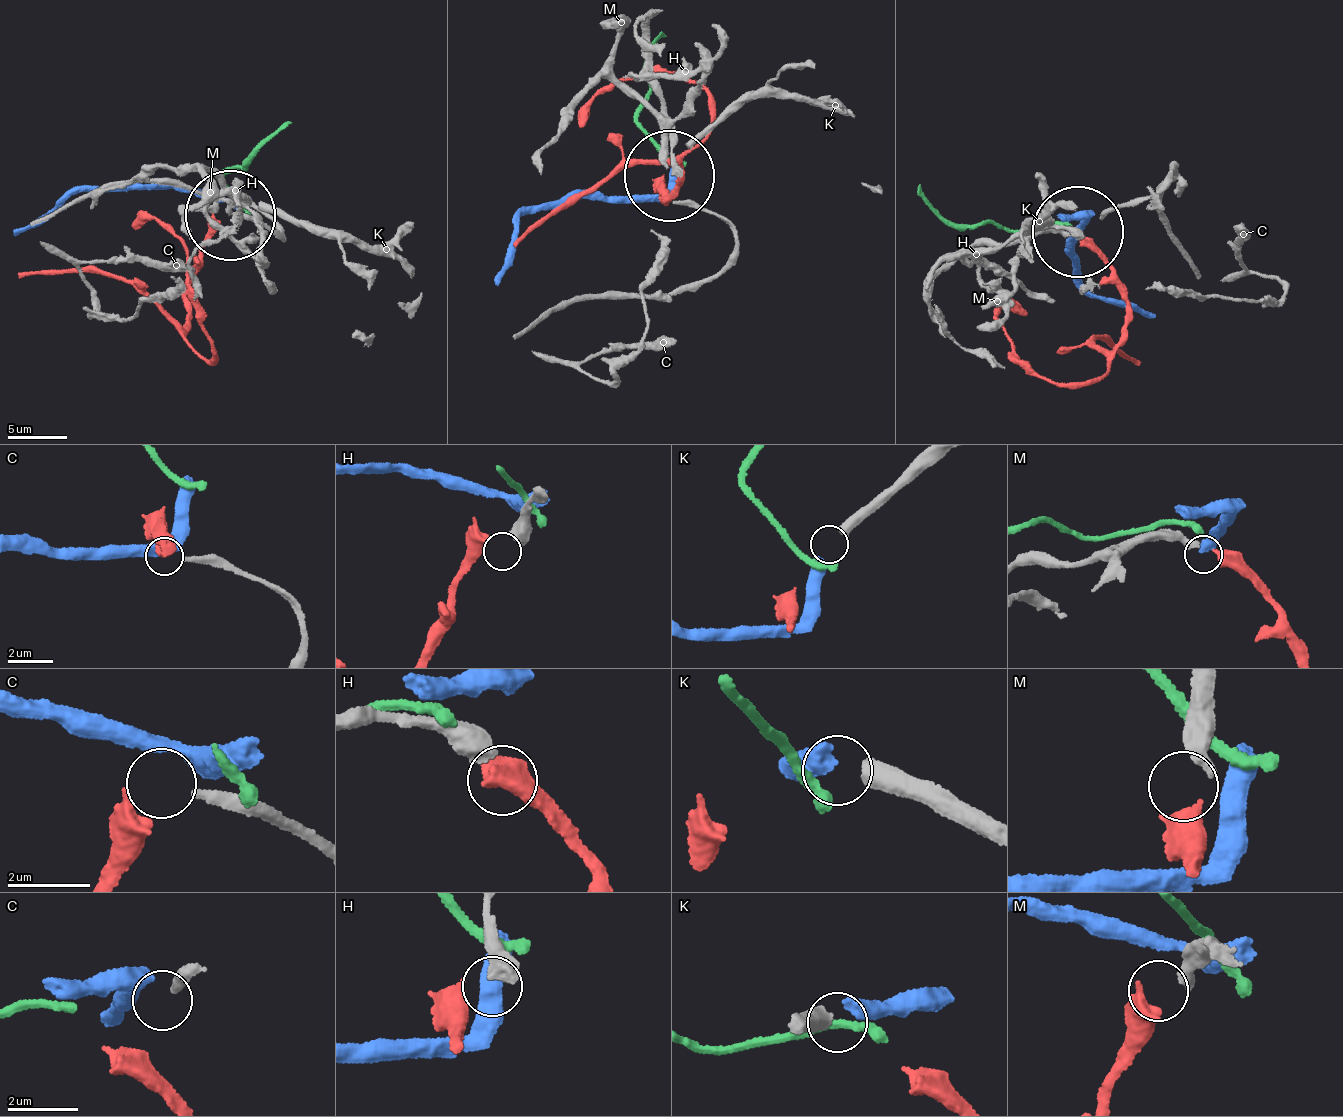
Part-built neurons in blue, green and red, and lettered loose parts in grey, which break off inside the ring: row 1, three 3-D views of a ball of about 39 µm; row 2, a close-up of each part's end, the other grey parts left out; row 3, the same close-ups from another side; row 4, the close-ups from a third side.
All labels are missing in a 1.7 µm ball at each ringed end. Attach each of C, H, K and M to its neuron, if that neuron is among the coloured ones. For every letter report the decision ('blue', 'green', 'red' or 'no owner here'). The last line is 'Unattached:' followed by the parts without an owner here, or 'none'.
C: no owner here
H: no owner here
K: blue
M: red
Unattached: C, H

